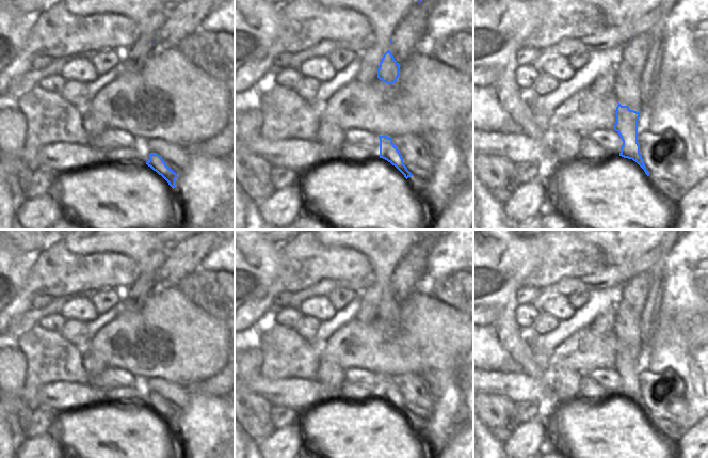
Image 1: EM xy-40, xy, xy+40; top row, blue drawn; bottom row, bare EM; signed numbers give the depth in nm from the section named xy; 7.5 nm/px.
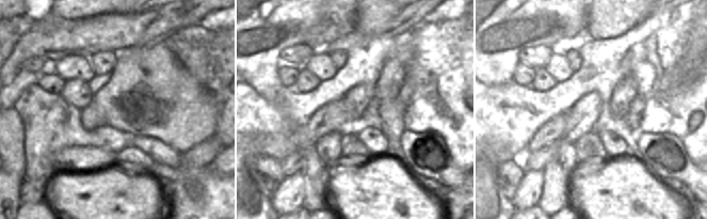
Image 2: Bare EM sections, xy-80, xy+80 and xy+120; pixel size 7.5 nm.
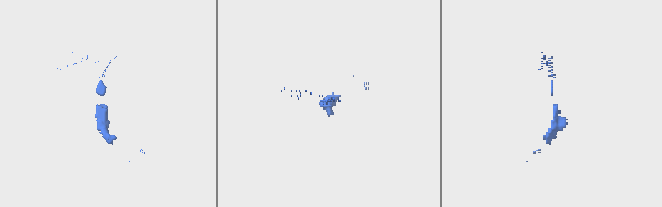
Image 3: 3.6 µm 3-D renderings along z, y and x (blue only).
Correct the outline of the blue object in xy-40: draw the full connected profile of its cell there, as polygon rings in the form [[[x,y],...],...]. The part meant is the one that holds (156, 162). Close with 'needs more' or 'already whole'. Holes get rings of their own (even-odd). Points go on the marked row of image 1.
[[[150,153],[146,164],[161,175],[173,189],[175,188],[177,174],[164,162],[160,155]]]; already whole

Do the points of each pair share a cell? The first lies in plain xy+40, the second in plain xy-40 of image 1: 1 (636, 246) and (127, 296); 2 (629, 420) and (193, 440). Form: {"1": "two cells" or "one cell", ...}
{"1": "two cells", "2": "two cells"}

